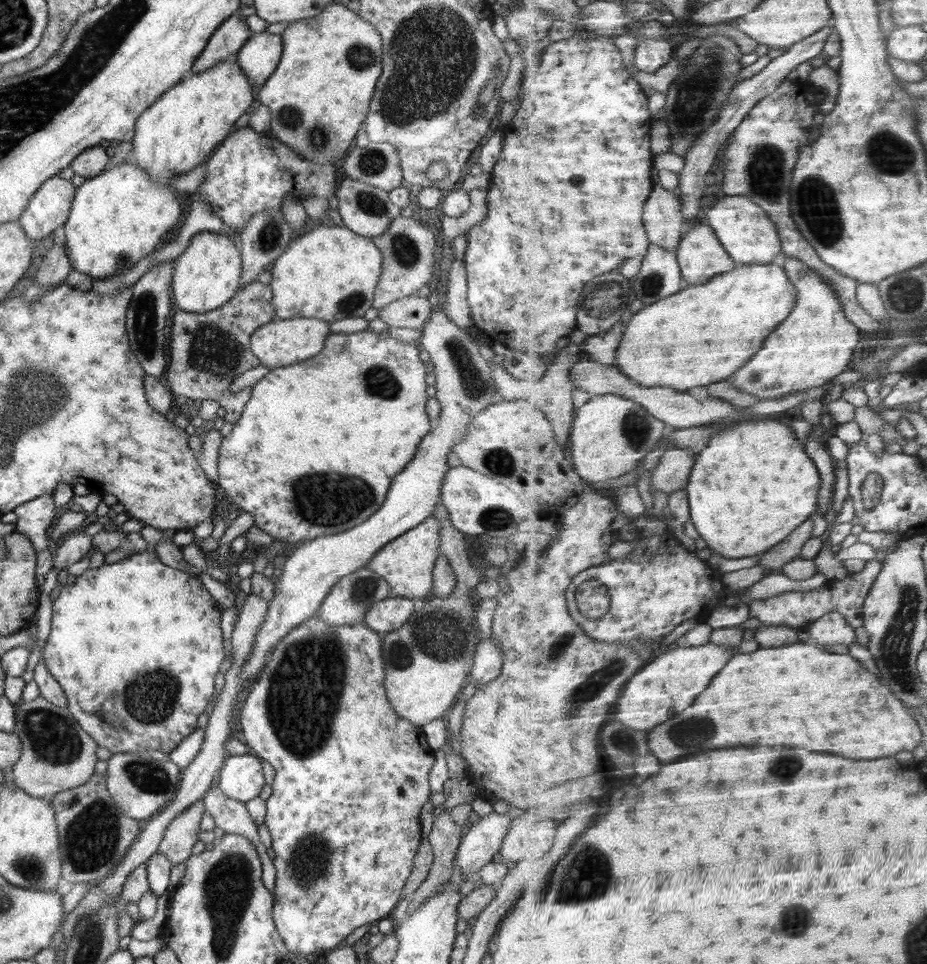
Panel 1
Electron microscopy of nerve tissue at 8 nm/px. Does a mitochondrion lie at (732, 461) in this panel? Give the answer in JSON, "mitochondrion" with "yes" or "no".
{"mitochondrion":"no"}

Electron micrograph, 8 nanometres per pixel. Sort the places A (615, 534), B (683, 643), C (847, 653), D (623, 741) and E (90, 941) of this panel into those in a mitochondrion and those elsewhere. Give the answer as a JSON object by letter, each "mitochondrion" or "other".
{"A":"other","B":"other","C":"other","D":"mitochondrion","E":"mitochondrion"}

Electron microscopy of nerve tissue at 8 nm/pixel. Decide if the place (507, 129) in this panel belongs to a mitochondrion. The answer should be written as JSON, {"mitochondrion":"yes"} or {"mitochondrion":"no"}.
{"mitochondrion":"no"}

